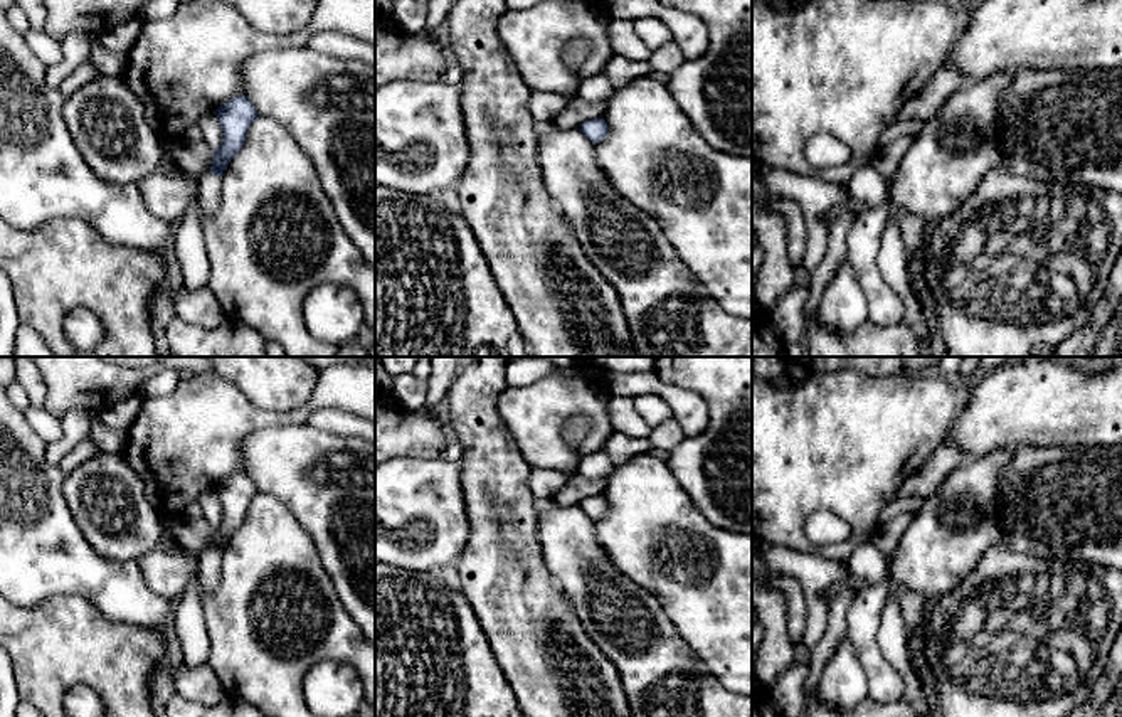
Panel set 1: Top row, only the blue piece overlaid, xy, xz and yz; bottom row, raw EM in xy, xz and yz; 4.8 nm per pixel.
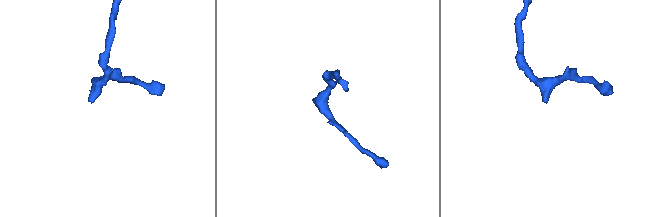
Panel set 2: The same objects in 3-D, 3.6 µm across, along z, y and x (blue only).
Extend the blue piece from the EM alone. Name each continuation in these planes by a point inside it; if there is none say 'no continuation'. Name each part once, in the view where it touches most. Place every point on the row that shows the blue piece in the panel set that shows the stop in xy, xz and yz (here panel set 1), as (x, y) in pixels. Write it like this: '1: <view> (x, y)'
1: xy (209, 187)

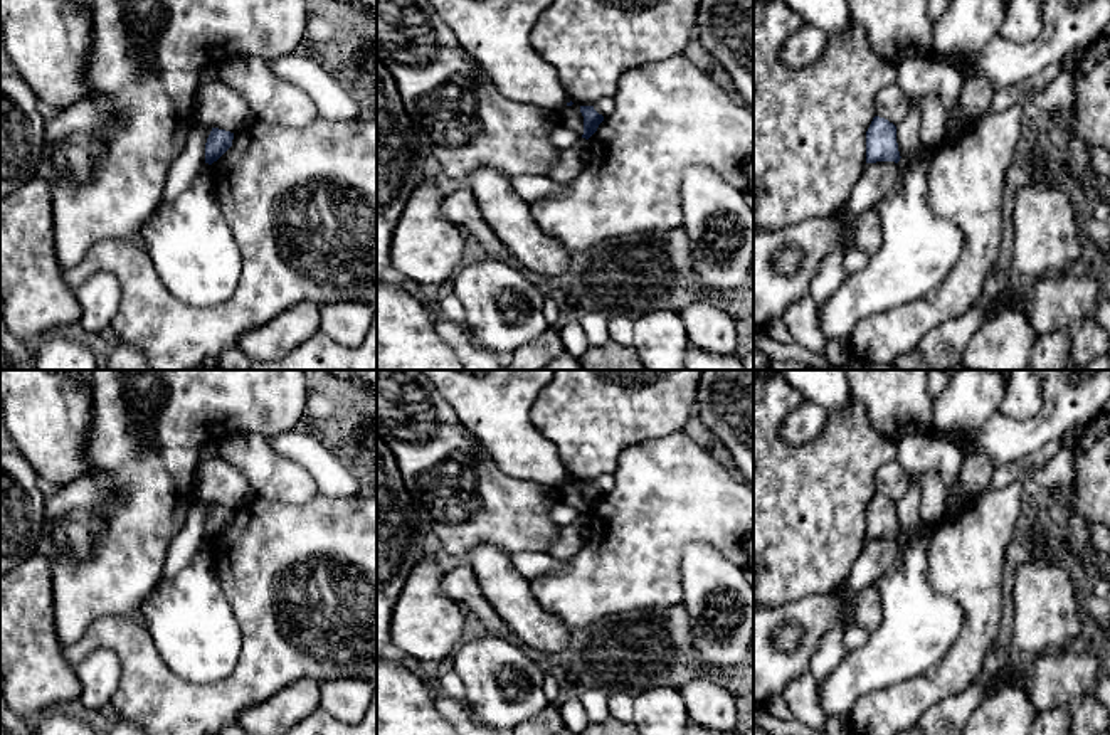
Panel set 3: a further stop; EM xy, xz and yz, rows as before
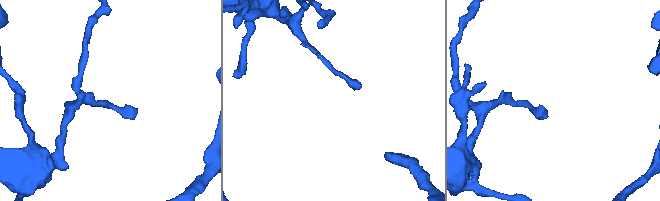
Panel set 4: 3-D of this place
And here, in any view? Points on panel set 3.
no continuation

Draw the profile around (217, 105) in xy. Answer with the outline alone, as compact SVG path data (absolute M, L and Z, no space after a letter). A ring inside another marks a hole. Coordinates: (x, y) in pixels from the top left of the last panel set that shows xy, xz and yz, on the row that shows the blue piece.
M219 79L198 89L195 96L195 119L234 133L252 116L247 99Z

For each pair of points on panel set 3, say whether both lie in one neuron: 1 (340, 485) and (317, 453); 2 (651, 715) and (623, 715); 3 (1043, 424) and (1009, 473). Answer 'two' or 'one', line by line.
1: one
2: two
3: two

